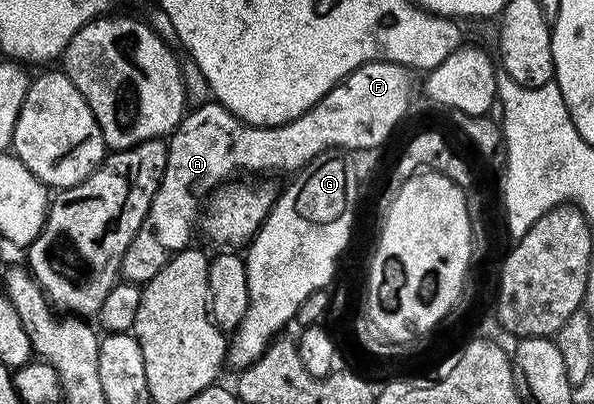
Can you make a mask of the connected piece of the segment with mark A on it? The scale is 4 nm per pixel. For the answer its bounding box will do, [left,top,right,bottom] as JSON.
[121,103,321,286]

